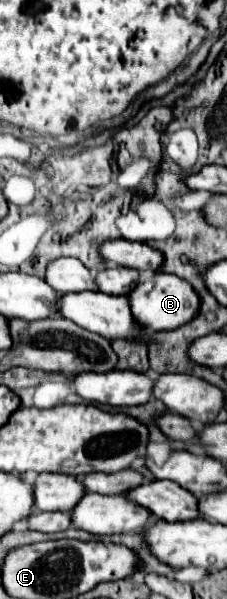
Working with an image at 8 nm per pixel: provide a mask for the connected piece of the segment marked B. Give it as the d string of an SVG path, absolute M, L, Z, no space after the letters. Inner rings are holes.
M157 272L149 280L137 282L135 288L127 294L127 300L137 326L149 328L149 330L179 328L185 322L189 322L199 310L199 298L193 292L193 288L185 280L177 278L175 274L165 274L165 272Z

